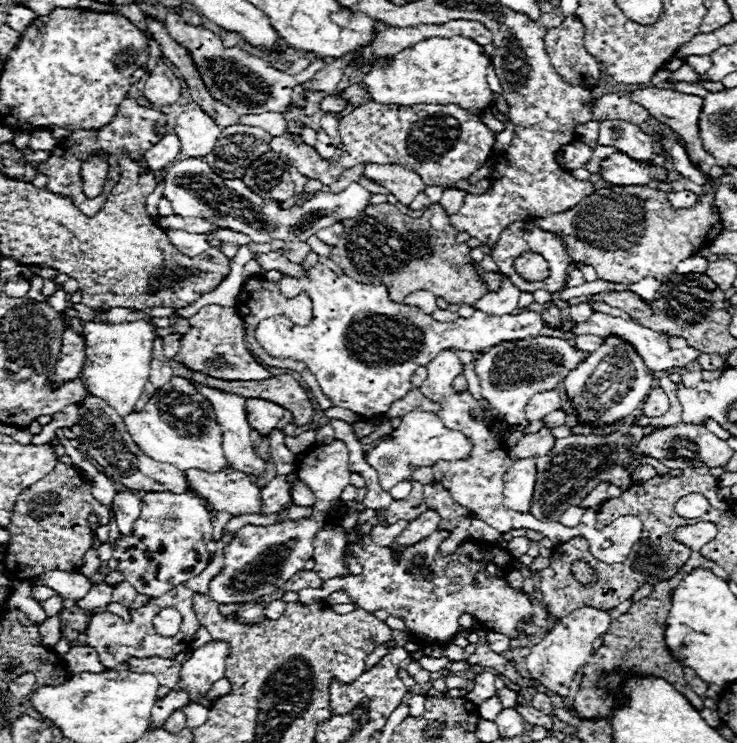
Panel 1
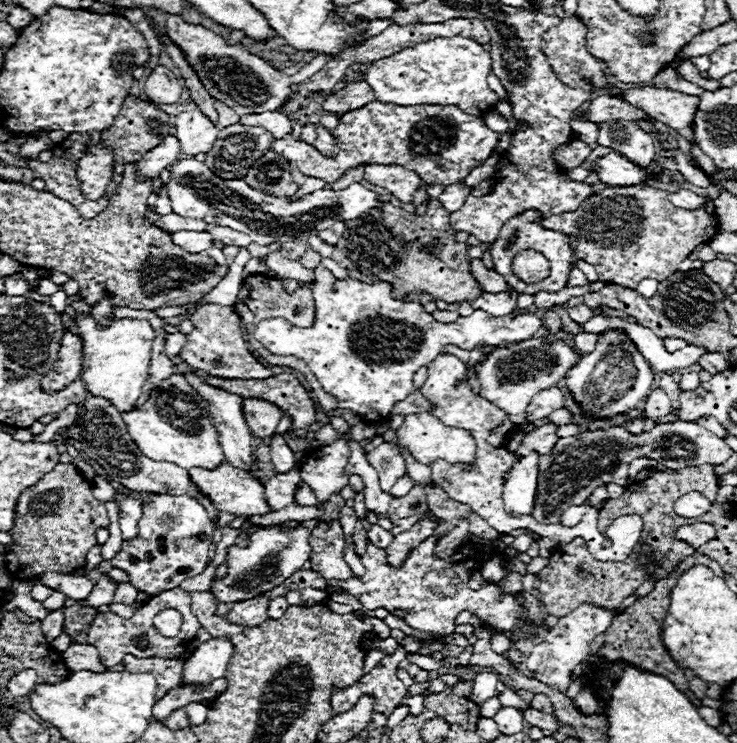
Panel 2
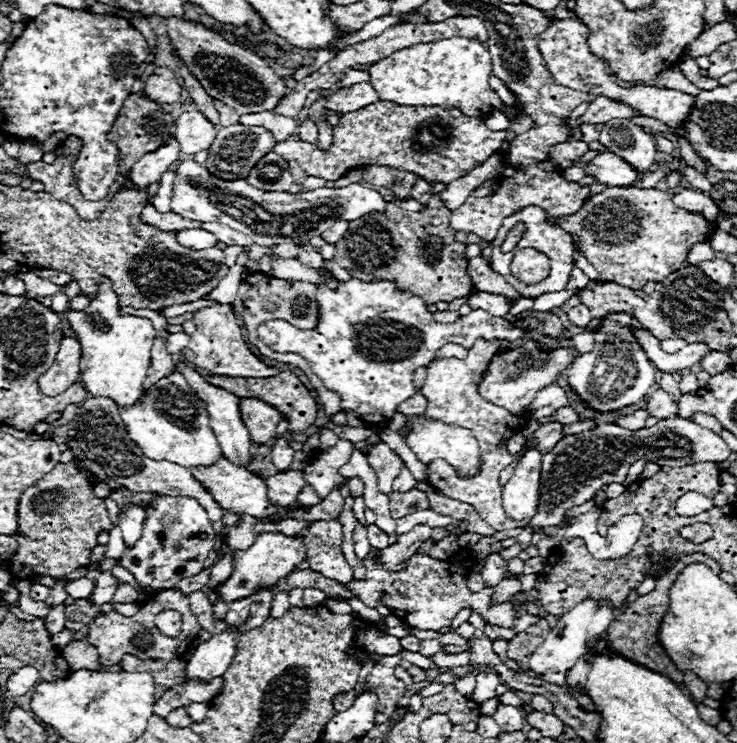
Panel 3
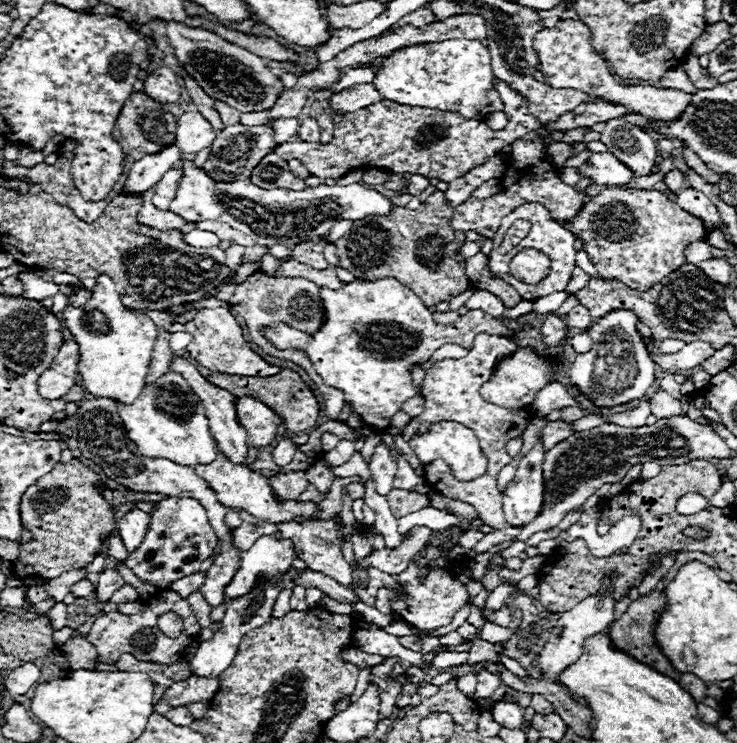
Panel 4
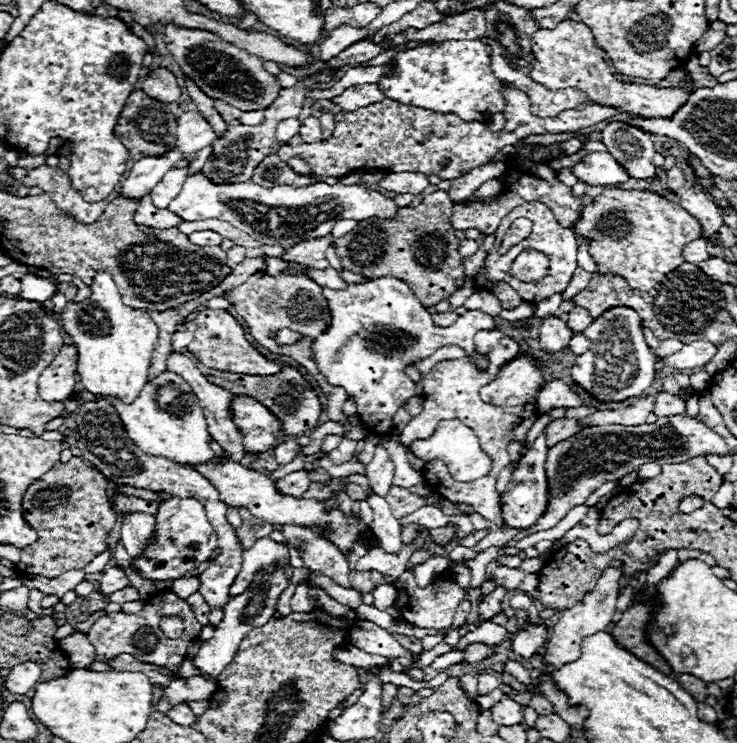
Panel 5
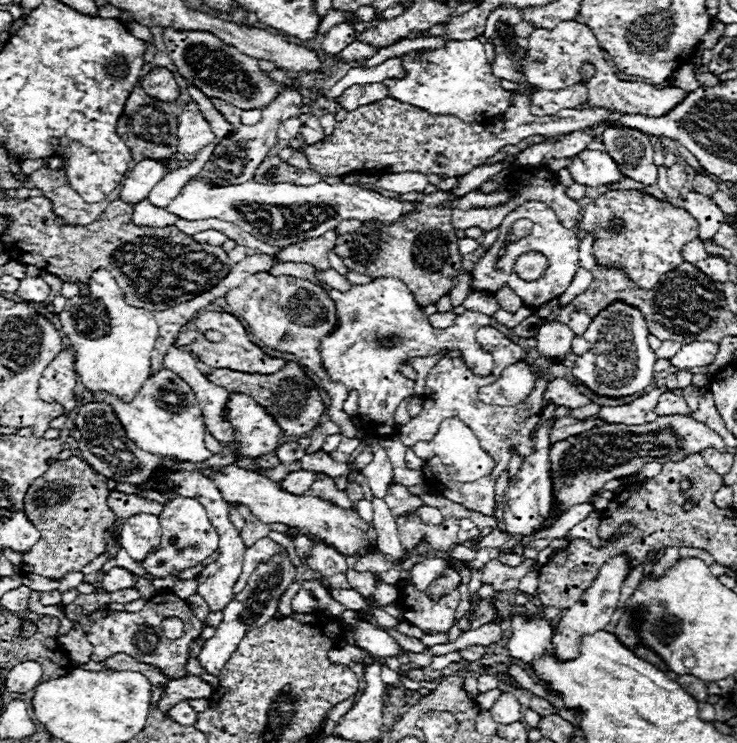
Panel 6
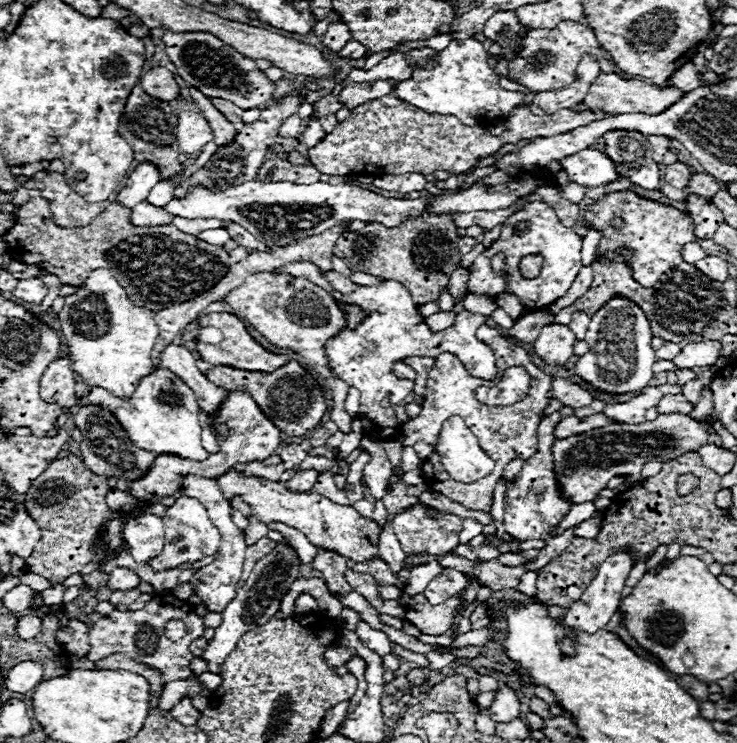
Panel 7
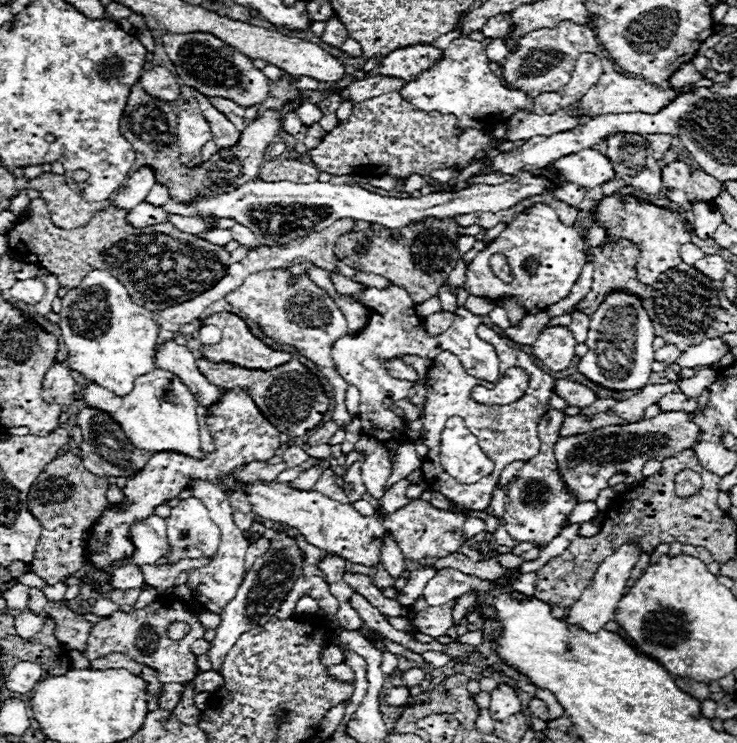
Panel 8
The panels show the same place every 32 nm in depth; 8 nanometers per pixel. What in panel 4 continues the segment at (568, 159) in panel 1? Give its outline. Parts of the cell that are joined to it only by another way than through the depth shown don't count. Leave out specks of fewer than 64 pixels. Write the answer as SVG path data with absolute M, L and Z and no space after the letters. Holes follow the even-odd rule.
M558 142L558 144L552 144L548 148L548 156L554 164L558 164L560 168L564 168L564 162L580 152L586 150L586 144L584 142L578 142L578 144L566 144L566 142Z

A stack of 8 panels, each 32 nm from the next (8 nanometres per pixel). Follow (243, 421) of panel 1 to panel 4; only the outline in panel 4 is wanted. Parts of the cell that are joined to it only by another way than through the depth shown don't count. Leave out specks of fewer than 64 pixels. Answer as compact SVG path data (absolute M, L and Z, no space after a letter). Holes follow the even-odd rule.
M174 358L172 360L172 370L182 374L184 380L188 380L190 388L194 388L194 392L202 400L202 404L206 408L206 418L210 420L210 430L214 432L214 438L218 440L218 446L224 452L224 456L230 458L234 464L244 464L246 456L248 456L248 444L246 444L248 432L238 422L238 416L236 416L236 396L230 394L228 390L222 390L222 388L206 382L204 376L196 370L196 366L190 360L186 360L186 358Z

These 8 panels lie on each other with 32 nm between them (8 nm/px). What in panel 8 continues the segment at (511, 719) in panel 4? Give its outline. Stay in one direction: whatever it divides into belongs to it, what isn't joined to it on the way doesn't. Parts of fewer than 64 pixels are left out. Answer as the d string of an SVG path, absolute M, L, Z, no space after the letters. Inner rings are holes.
M500 684L492 692L492 702L490 702L490 714L494 720L506 720L512 714L518 714L522 710L522 704L514 692L514 688Z

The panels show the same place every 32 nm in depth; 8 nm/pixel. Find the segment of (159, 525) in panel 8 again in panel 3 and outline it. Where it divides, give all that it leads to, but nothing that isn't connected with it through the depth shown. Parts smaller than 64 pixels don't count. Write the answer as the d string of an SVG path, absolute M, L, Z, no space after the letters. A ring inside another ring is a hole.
M128 504L122 514L120 514L120 530L122 530L122 538L124 542L130 546L134 544L134 540L138 540L140 536L140 528L142 528L142 520L144 520L144 510L138 504Z

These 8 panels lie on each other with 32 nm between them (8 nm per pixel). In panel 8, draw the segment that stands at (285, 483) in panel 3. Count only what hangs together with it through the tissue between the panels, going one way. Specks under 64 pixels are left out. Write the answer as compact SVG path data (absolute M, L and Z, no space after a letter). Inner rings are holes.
M326 460L320 468L308 468L308 470L300 472L298 478L294 478L292 482L288 482L288 486L294 488L294 490L312 490L314 484L318 482L320 474L322 474L326 468L328 468L328 460Z

